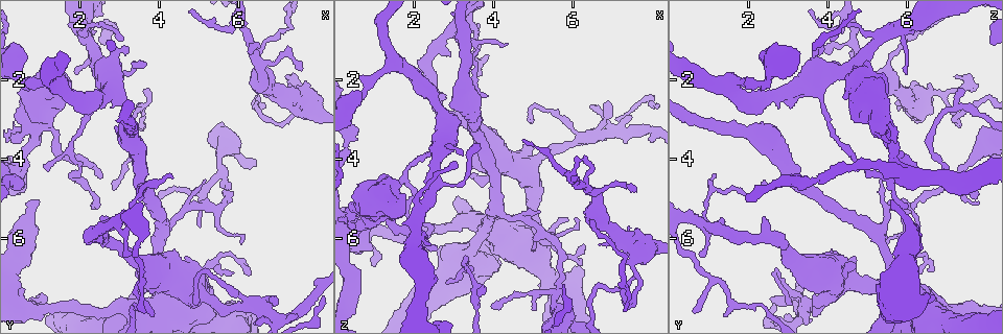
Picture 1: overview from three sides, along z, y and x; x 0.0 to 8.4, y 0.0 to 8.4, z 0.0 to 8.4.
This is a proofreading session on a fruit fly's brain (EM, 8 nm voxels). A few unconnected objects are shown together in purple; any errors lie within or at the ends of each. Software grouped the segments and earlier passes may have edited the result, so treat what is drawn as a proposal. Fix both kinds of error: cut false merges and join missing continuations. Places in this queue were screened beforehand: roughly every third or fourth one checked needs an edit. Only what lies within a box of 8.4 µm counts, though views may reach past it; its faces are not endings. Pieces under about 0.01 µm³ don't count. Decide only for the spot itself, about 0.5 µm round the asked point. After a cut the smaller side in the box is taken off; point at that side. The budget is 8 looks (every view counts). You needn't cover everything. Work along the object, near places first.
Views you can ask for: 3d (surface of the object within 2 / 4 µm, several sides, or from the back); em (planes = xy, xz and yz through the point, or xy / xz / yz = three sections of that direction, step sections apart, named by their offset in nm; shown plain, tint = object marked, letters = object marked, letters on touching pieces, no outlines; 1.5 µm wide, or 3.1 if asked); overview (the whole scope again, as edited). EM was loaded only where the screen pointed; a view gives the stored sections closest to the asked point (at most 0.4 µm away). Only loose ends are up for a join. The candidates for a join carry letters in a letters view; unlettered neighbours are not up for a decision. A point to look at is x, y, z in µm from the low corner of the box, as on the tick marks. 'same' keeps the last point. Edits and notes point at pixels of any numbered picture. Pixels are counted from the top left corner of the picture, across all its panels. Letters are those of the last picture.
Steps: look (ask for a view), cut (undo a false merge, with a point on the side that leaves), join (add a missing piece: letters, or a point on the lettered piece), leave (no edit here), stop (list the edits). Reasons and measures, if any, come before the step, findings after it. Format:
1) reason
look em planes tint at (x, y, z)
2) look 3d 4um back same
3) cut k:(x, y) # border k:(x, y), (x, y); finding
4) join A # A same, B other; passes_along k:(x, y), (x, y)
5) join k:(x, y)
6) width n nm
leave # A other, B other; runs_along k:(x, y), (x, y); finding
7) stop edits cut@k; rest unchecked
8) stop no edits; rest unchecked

arms part here
look em xy step 4 letters at (2.90, 5.60, 0.85)

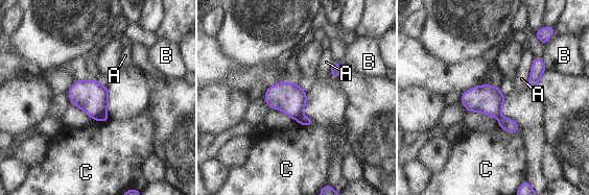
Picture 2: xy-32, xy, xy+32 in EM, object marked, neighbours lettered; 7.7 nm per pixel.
width 220 nm
cut 2:(303, 120) # A other, B other, C other; border 2:(302, 114), (297, 120); a second neuron is stuck on

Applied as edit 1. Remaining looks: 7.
look overview

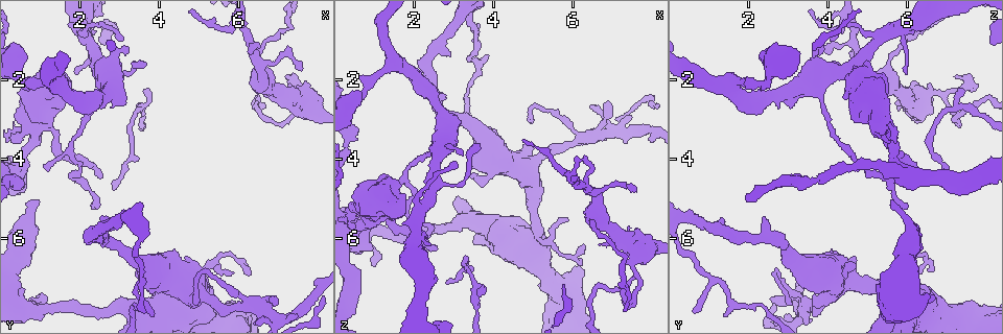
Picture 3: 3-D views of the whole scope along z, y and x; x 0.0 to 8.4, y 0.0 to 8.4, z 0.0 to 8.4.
thin end
look 3d 2um at (3.70, 7.85, 0.65)

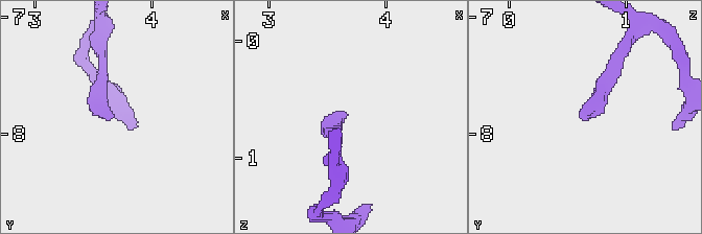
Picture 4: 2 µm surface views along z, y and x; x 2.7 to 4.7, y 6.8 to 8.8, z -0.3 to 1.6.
now the EM
look em xy step 4 letters at (3.66, 7.86, 0.66)

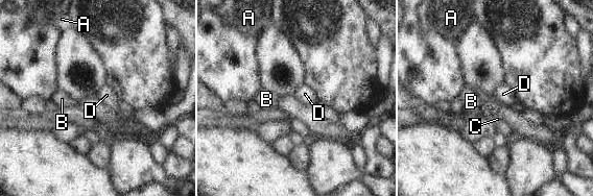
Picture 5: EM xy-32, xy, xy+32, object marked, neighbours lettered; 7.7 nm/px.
look em planes letters same

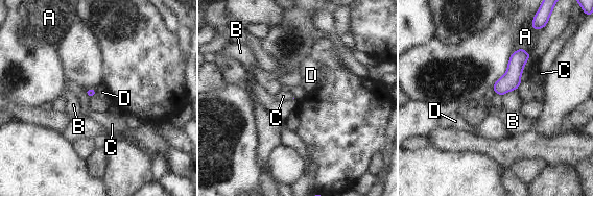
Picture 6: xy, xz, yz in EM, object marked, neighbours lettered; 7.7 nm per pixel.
longest_contact A 150 nm
leave # A other, B other, C other, D other; no lettered piece goes on from it

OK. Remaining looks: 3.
an open end
look 3d 4um at (6.75, 7.50, 2.55)

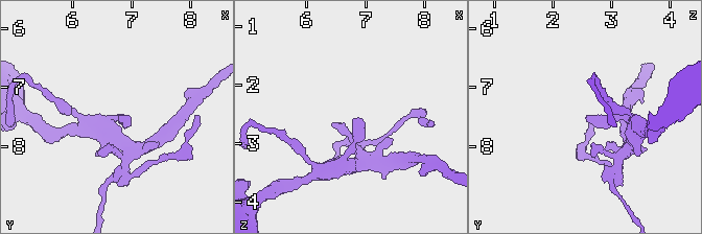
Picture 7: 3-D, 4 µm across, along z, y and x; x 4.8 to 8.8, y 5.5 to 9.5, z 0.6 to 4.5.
look em planes plain at (6.75, 7.50, 2.55)

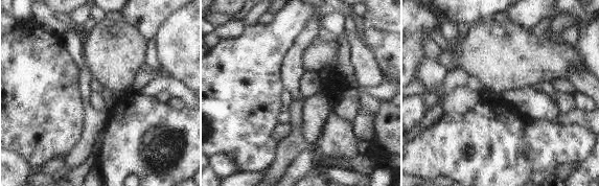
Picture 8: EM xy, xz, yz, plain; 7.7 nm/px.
look em planes letters same

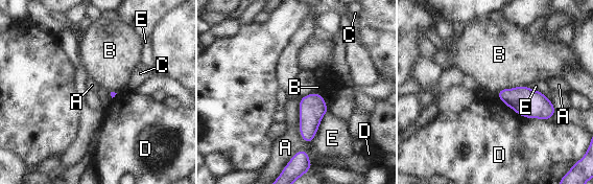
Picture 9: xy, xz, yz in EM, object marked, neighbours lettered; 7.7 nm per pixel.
leave # A other, B other, C other, D other, E other; none of them fits

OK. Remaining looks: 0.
stop edits cut@2; rest unchecked

